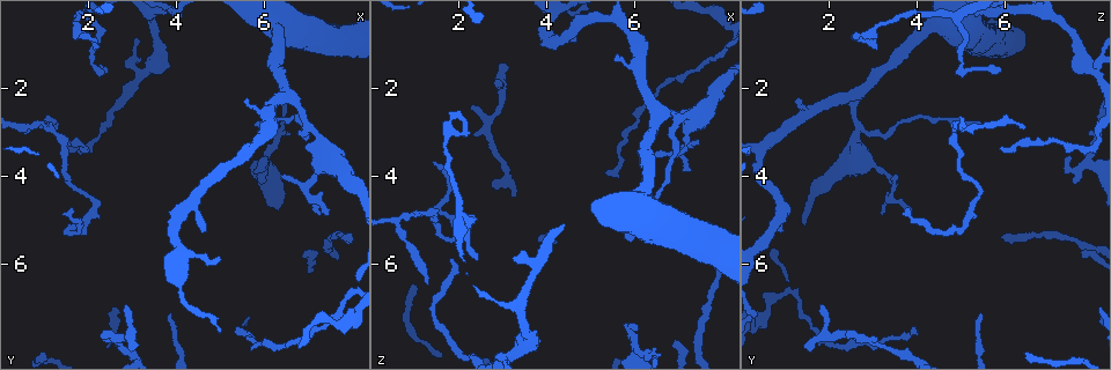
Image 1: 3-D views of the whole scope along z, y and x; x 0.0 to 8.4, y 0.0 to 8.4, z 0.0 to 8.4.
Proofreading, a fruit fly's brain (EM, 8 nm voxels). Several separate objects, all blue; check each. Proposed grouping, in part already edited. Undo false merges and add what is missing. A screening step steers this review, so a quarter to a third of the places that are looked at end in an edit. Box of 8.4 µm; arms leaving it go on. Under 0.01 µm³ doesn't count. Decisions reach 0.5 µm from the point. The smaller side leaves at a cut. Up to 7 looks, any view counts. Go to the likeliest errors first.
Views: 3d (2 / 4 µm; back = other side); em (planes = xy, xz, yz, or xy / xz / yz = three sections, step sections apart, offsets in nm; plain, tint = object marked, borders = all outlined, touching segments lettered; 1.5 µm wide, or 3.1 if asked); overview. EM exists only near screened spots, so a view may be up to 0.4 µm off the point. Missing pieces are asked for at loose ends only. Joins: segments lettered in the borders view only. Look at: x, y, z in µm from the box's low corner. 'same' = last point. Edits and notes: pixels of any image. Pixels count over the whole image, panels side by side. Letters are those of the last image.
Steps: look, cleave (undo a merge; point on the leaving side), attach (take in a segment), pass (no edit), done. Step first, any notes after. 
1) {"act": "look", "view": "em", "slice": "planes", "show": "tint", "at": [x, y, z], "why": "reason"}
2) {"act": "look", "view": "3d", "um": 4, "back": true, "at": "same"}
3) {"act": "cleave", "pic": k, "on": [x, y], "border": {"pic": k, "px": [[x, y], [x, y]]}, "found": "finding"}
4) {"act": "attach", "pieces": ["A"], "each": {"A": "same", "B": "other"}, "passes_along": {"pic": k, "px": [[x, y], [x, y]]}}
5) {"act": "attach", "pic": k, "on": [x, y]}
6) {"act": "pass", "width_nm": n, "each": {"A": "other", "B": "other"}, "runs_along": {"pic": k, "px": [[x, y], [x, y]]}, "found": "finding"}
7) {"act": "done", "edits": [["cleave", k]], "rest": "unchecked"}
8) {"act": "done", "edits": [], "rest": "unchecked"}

{"act": "look", "view": "3d", "um": 2, "at": [2.80, 6.90, 1.75], "why": "thin end"}

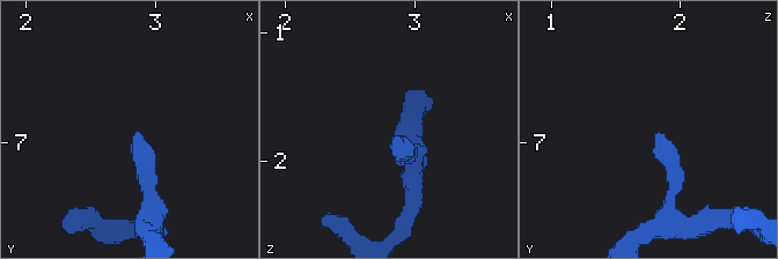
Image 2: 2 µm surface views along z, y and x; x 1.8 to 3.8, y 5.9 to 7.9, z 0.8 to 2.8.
{"act": "look", "view": "em", "slice": "planes", "show": "borders", "at": [2.84, 6.92, 1.82], "why": "shape alone is not enough"}

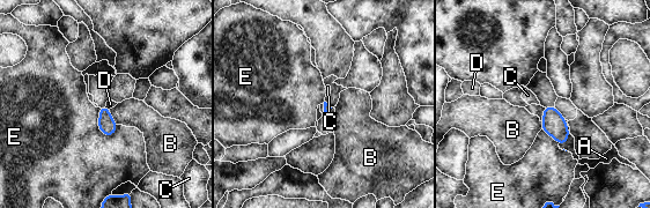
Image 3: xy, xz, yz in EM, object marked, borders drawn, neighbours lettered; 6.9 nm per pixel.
{"act": "pass", "each": {"A": "other", "B": "other", "C": "other", "D": "other", "E": "other"}, "border": {"pic": 3, "px": [[98, 108], [98, 128], [111, 136]]}, "found": "none of them fits"}

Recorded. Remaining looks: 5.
{"act": "look", "view": "em", "slice": "planes", "show": "tint", "at": [0.80, 2.90, 4.95], "why": "a fork"}

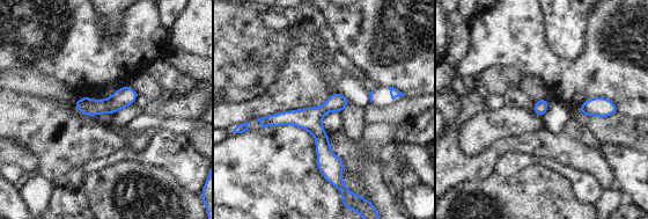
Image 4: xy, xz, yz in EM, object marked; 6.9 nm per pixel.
{"act": "look", "view": "em", "slice": "planes", "show": "borders", "at": "same"}

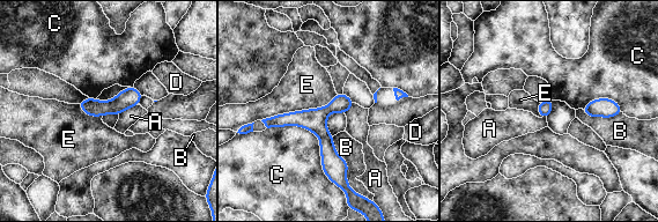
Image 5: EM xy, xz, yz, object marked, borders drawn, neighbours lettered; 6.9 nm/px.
{"act": "pass", "each": {"A": "other", "B": "other", "C": "other", "D": "other", "E": "other"}, "border": {"pic": 5, "px": [[137, 104], [127, 108], [119, 115]]}, "found": "all the same neuron"}

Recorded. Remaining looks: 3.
{"act": "look", "view": "em", "slice": "planes", "show": "borders", "at": [2.45, 1.60, 5.85]}

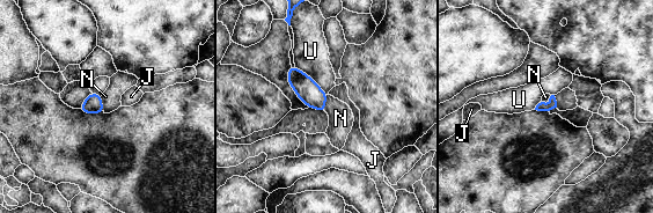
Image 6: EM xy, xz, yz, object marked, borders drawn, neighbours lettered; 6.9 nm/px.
{"act": "pass", "width_nm": 80, "each": {"J": "other", "N": "other", "U": "other"}, "found": "none of them fits"}

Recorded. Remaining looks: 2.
{"act": "done", "edits": [], "rest": "unchecked"}

